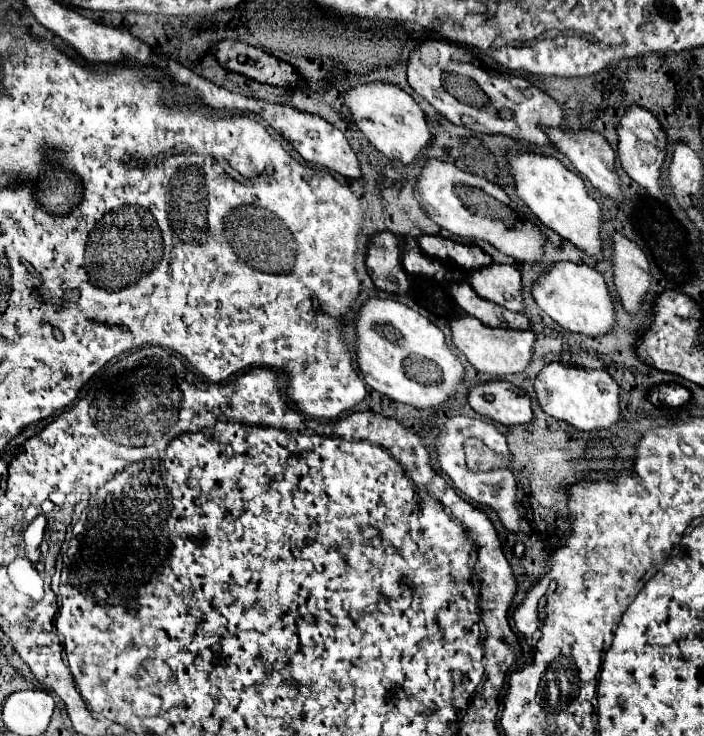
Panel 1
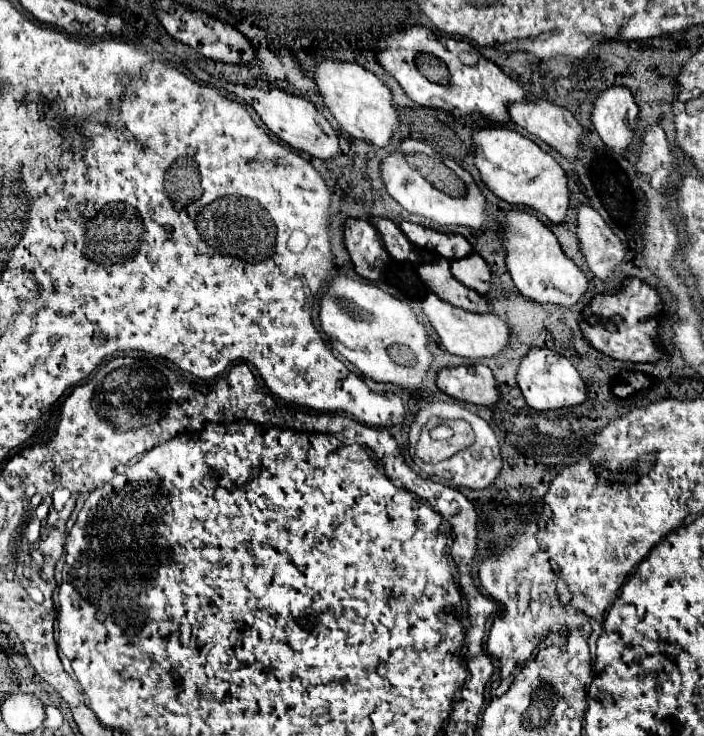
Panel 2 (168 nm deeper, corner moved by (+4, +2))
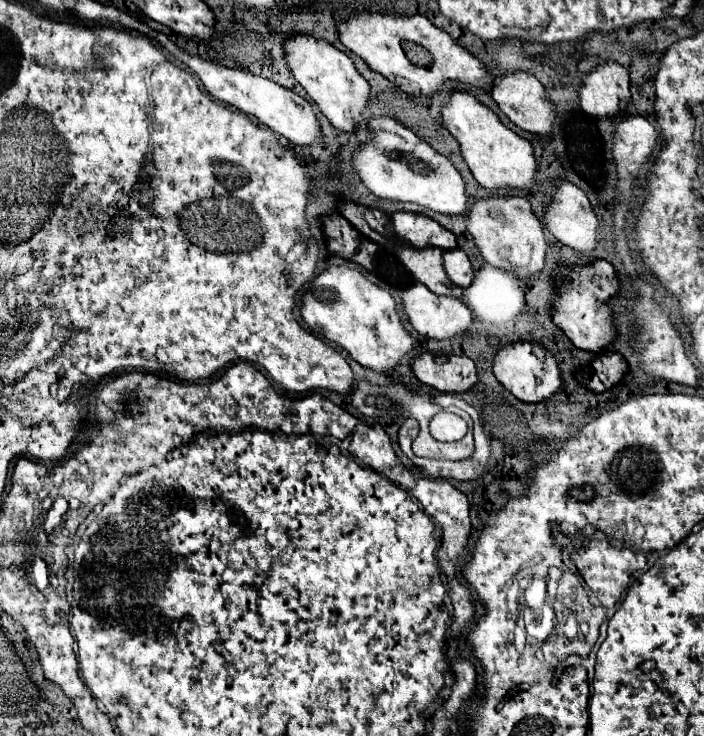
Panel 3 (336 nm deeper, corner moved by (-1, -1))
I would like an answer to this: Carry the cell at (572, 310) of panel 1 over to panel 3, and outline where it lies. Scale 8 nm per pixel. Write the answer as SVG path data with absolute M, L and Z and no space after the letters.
M494 196L476 200L466 214L466 230L472 234L476 248L482 258L498 268L504 268L522 280L536 274L544 266L544 256L548 248L548 240L542 228L542 222L534 216L530 202L520 196Z

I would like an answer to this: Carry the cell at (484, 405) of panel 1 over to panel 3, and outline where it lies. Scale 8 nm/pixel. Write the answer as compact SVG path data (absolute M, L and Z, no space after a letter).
M424 352L410 362L410 370L422 384L438 392L466 392L478 382L474 362L456 354L448 356L444 364L436 364L430 352Z

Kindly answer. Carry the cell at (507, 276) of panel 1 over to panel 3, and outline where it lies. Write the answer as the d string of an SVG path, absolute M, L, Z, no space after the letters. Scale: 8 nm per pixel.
M460 248L446 250L446 252L442 254L442 260L444 260L444 270L446 270L448 278L450 278L456 286L466 288L466 286L472 282L472 278L474 278L472 264L470 264L468 256L466 256Z

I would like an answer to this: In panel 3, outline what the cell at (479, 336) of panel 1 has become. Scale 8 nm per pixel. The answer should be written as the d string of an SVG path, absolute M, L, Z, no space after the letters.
M416 282L410 288L406 288L402 292L402 310L408 318L408 322L412 324L412 328L420 334L420 336L428 336L428 338L454 338L464 334L470 326L472 326L472 312L468 306L464 306L458 298L450 298L450 296L438 296L432 290L428 290L424 284Z

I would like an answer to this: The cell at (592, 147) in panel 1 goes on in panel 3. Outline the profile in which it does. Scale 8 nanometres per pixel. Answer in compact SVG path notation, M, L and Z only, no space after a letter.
M512 72L512 74L498 76L492 82L490 94L496 100L496 104L500 106L500 110L518 128L528 130L528 132L536 132L536 134L548 134L552 130L552 116L554 116L552 104L546 100L544 86L536 80L536 76L532 76L528 72Z

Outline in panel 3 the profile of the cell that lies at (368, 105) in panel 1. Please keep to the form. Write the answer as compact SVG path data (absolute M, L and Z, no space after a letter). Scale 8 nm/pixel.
M310 34L290 36L284 42L284 58L292 76L316 102L328 122L334 128L352 132L354 126L360 122L360 114L370 104L370 84L356 72L352 60L326 40L316 40Z

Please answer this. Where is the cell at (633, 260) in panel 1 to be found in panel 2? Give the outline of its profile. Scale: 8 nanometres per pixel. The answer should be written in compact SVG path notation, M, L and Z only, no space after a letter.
M581 205L577 211L577 237L593 275L609 283L613 271L625 261L627 247L623 241L611 231L603 217L587 205Z

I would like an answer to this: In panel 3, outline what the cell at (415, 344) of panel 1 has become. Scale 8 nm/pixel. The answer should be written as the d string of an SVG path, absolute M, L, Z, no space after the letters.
M328 266L322 270L302 296L300 316L312 332L340 344L356 362L378 372L394 368L414 348L414 338L404 328L394 298L350 266Z

